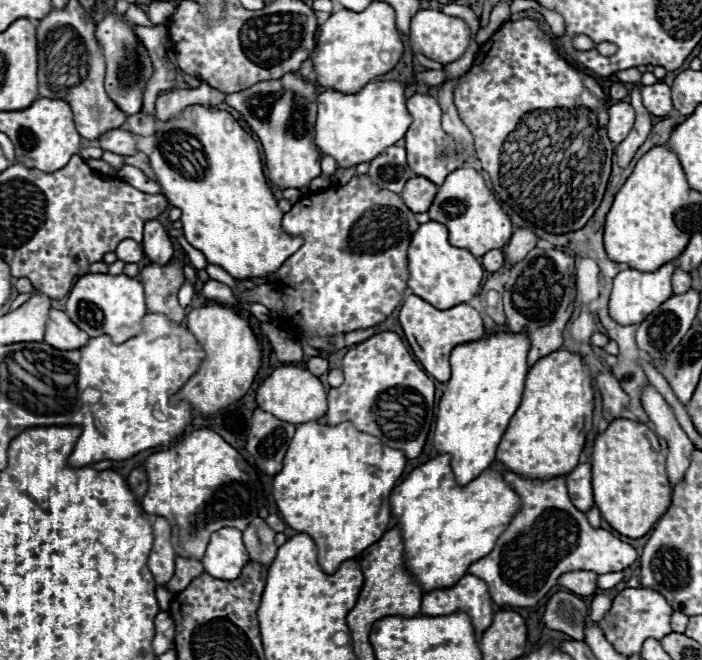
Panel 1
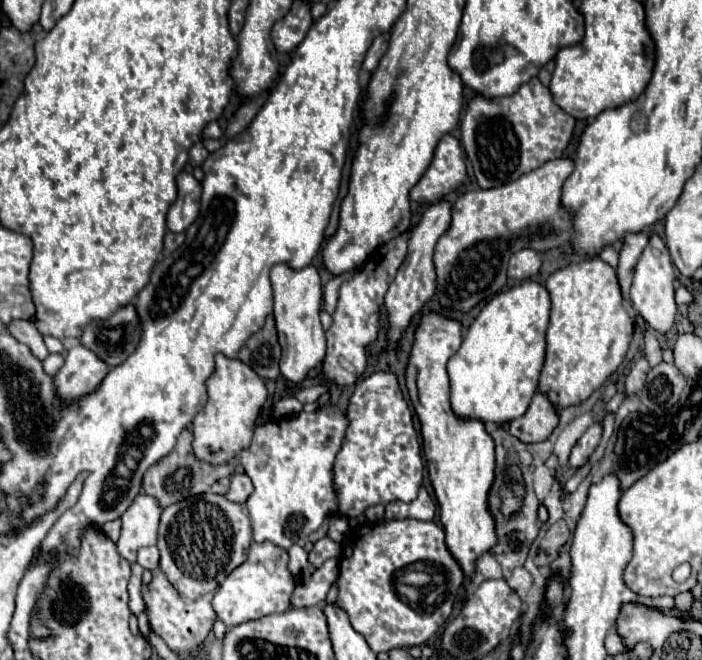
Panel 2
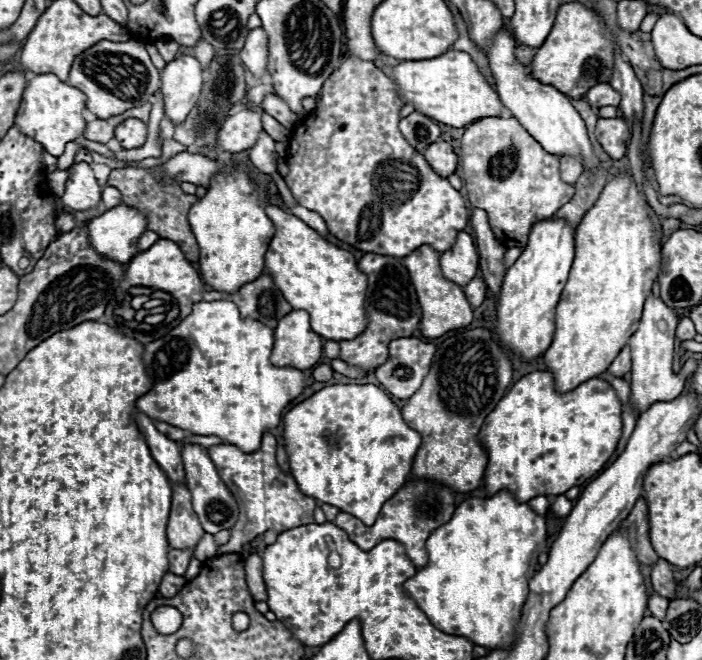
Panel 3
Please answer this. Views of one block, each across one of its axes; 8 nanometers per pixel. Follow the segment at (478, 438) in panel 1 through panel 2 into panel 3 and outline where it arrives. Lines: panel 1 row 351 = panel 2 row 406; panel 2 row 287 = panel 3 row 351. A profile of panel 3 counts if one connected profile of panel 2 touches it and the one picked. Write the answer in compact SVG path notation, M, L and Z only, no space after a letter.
M556 216L536 222L530 228L528 244L522 256L508 268L496 314L496 334L504 348L510 348L522 360L534 360L552 342L556 328L556 304L568 280L574 260L574 228Z

